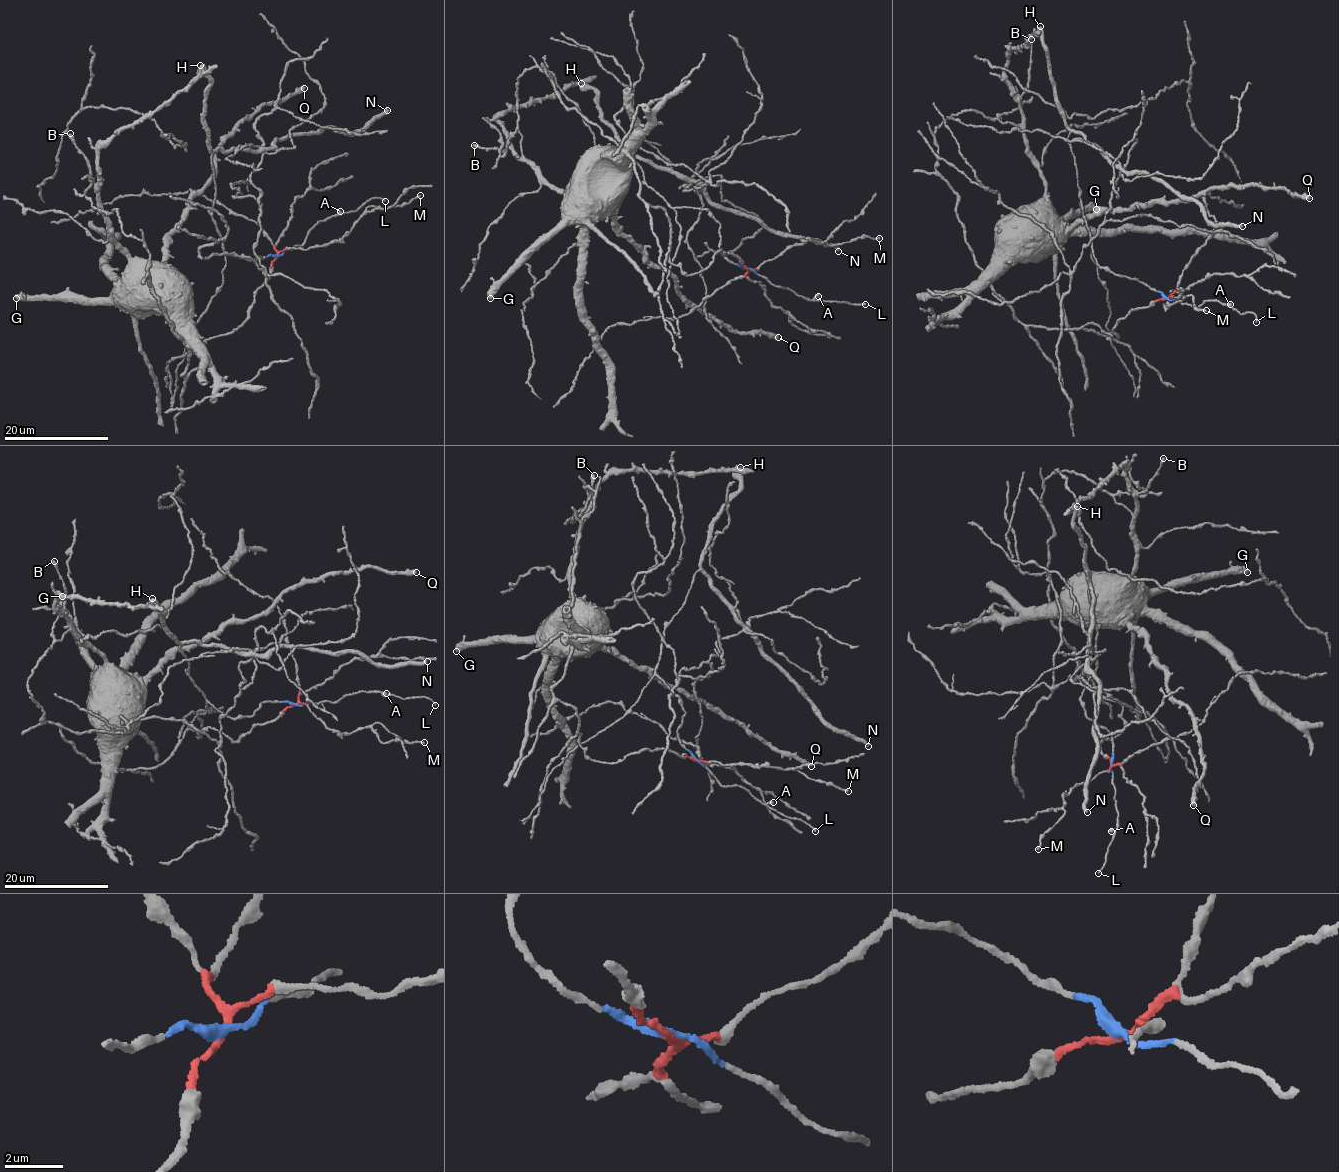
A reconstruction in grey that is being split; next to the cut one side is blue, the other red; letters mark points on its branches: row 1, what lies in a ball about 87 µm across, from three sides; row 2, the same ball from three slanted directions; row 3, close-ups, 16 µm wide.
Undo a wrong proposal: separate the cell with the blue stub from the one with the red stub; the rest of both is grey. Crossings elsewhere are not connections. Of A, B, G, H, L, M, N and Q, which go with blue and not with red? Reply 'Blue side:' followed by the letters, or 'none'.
Blue side: A, H, L, N

